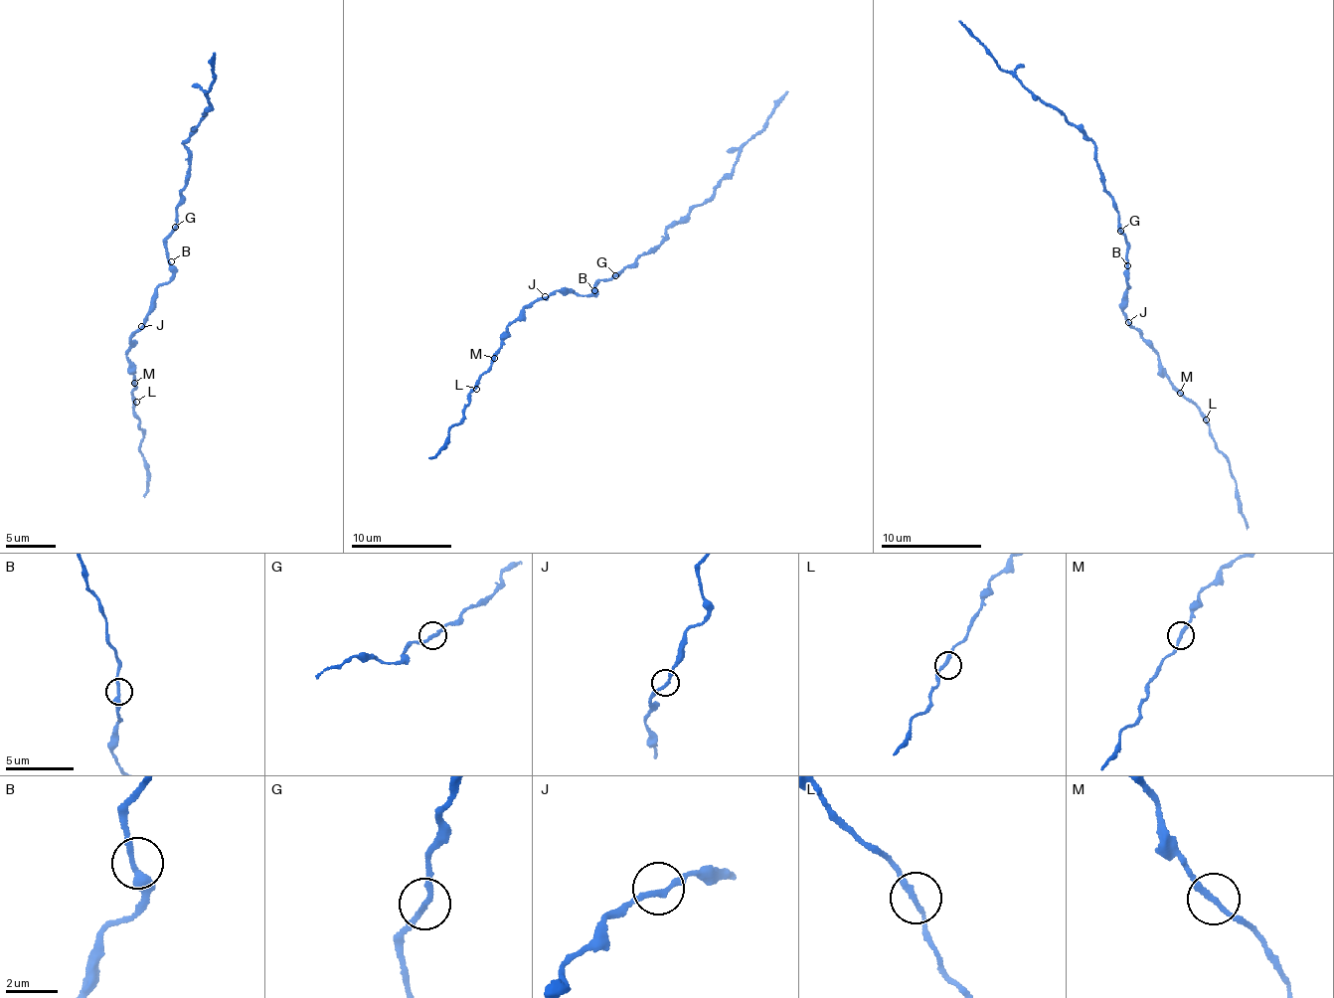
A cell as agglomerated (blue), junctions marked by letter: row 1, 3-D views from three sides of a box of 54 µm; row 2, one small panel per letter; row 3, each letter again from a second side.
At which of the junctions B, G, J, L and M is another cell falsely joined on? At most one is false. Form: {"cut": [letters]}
{"cut": ["G"]}

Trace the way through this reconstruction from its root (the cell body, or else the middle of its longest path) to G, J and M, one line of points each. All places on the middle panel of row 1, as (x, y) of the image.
G: (591, 288), (599, 280), (615, 275)
J: (591, 288), (591, 294), (580, 295), (568, 291), (564, 294), (557, 290), (545, 296)
M: (591, 288), (592, 294), (582, 296), (557, 290), (524, 307), (505, 328), (494, 358)

